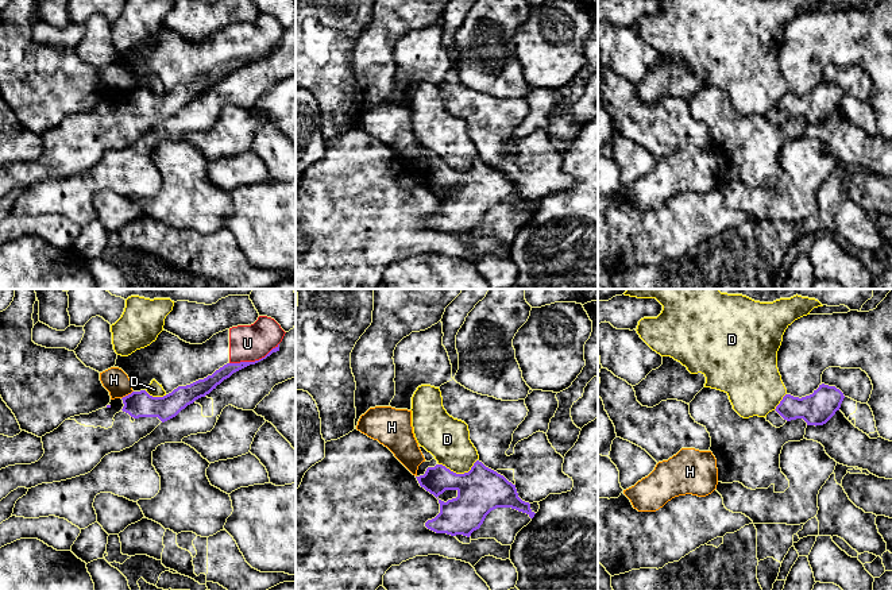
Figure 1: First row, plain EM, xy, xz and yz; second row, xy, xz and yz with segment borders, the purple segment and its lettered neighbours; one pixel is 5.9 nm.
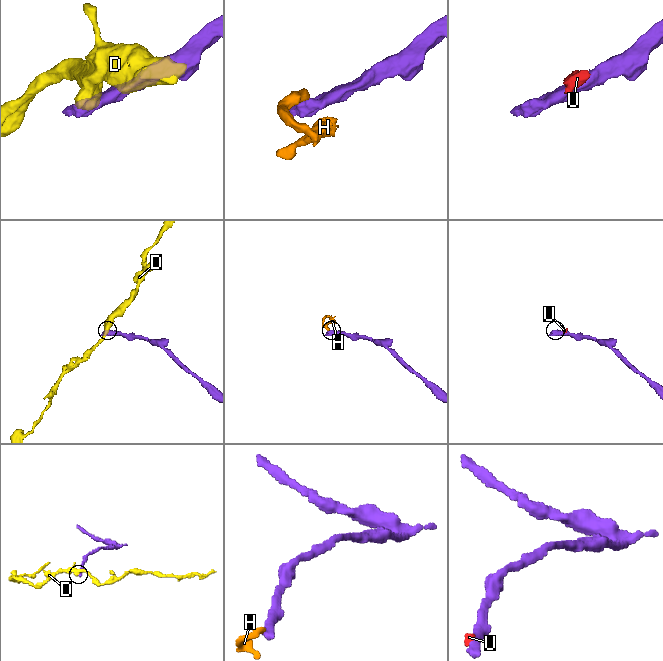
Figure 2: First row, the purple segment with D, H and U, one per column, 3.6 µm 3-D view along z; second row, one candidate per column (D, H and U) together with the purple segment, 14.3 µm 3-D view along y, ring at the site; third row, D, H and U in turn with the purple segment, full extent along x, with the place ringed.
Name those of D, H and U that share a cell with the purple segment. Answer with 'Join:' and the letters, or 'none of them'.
Join: none of them

